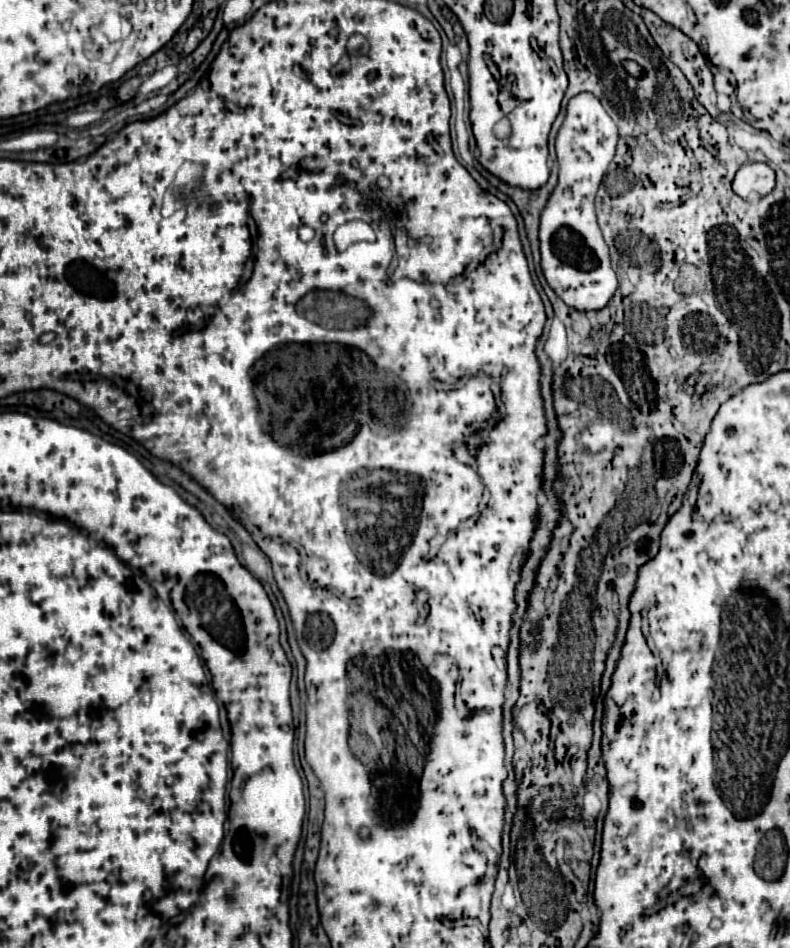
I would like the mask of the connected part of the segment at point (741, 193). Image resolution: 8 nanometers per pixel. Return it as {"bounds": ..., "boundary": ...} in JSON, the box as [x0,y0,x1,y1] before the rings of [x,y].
{"bounds":[732,163,774,199],"boundary":[[[746,163],[738,169],[732,189],[738,197],[748,199],[752,193],[766,197],[774,189],[774,171],[766,163]]]}

